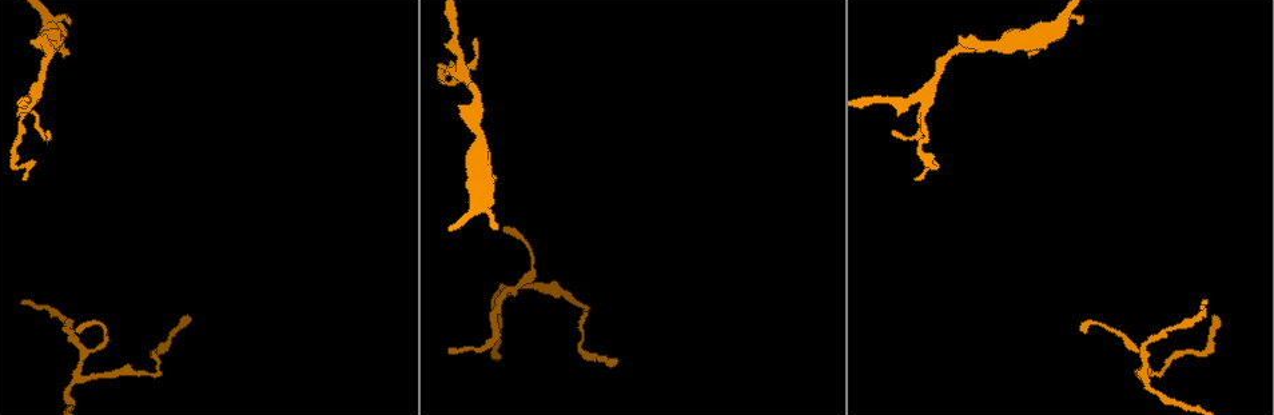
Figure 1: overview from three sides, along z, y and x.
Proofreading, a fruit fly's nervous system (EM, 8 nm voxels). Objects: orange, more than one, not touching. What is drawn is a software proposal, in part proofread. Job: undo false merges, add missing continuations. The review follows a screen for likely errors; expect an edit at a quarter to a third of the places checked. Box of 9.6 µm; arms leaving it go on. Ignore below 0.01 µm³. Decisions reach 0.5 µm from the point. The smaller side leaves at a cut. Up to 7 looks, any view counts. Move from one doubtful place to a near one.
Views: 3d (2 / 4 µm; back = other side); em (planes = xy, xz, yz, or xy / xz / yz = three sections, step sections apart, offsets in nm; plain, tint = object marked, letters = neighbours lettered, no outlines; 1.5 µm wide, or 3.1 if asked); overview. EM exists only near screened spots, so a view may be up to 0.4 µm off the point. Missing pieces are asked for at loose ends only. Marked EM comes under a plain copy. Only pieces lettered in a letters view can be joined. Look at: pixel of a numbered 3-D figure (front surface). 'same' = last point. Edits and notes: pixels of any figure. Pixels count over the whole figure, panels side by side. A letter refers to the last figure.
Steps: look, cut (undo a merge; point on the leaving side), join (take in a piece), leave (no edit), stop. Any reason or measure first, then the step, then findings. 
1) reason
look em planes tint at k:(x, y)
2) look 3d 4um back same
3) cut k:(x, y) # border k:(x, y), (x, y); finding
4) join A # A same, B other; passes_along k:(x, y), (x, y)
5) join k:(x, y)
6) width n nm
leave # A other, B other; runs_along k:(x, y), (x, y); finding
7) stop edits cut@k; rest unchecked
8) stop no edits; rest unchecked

thin end
look em planes letters at 1:(502, 228)

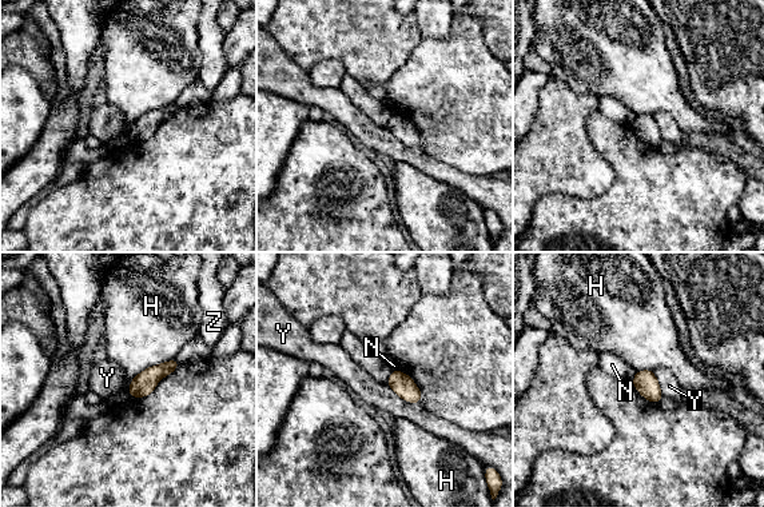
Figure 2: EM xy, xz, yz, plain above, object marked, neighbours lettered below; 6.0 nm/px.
width 140 nm; longest_contact H 360 nm
leave # H other, N other, Y other, Z other; none of them fits

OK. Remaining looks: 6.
end of a long branch
look 3d 2um at 1:(188, 316)

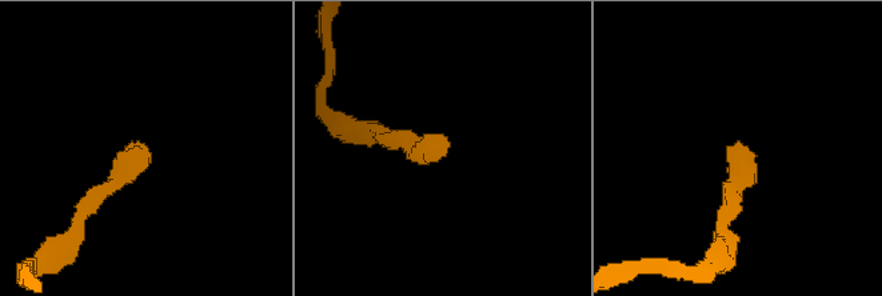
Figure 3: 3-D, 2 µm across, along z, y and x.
need the tissue
look em yz step 8 letters at 3:(141, 148)

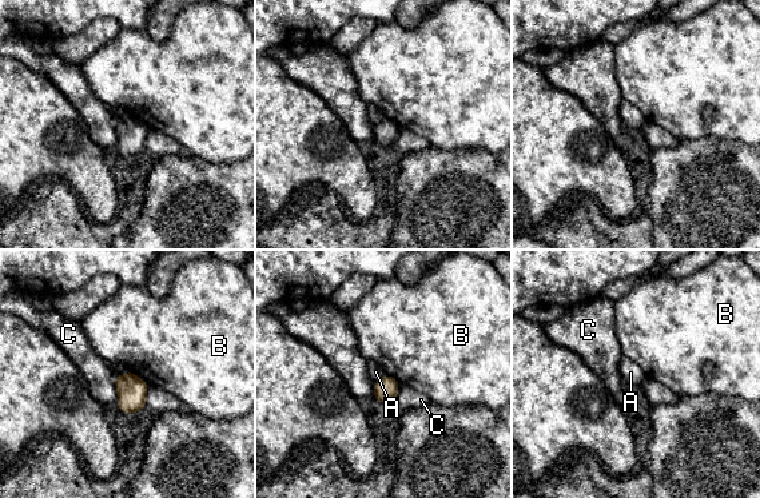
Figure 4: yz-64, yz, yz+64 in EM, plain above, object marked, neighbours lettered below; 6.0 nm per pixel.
longest_contact C 180 nm
leave # A other, B other, C other; no lettered piece goes on from it

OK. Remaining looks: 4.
thin end
look em xz step 8 letters at 1:(21, 301)

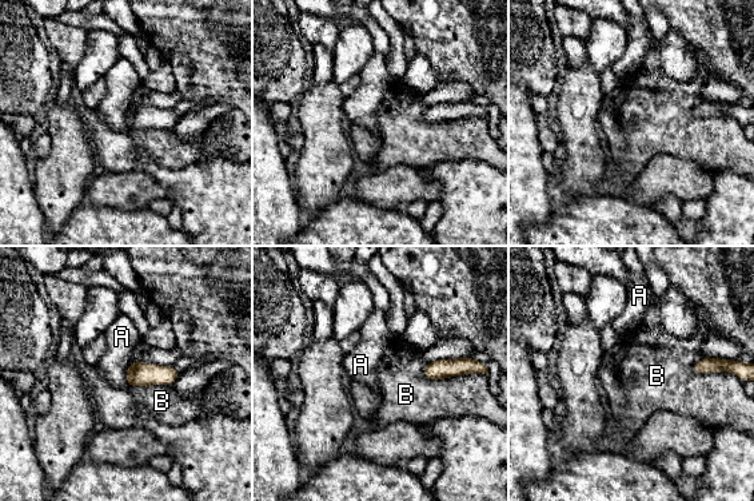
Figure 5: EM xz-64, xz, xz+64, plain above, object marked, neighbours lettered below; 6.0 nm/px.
another direction
look em planes letters same

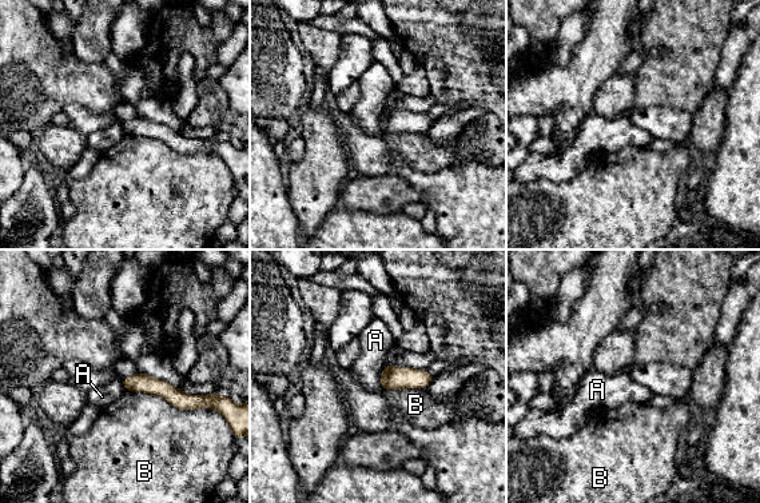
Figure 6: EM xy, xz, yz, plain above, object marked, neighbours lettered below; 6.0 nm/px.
leave # A other, B other; runs_along 6:(126, 380), (182, 400), (205, 398); none of them fits

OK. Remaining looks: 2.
stop no edits; rest unchecked

